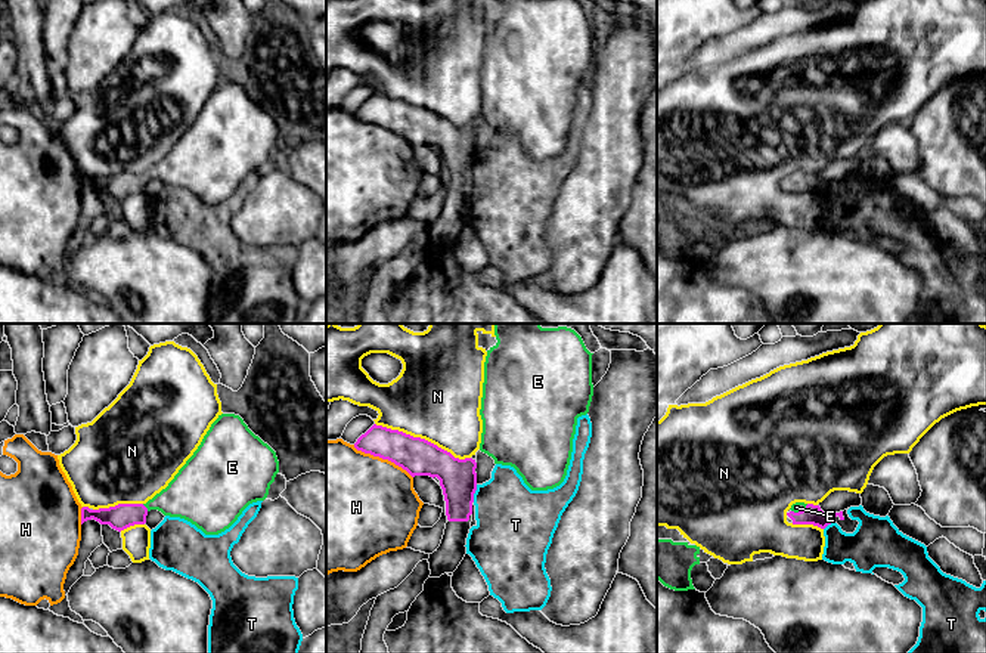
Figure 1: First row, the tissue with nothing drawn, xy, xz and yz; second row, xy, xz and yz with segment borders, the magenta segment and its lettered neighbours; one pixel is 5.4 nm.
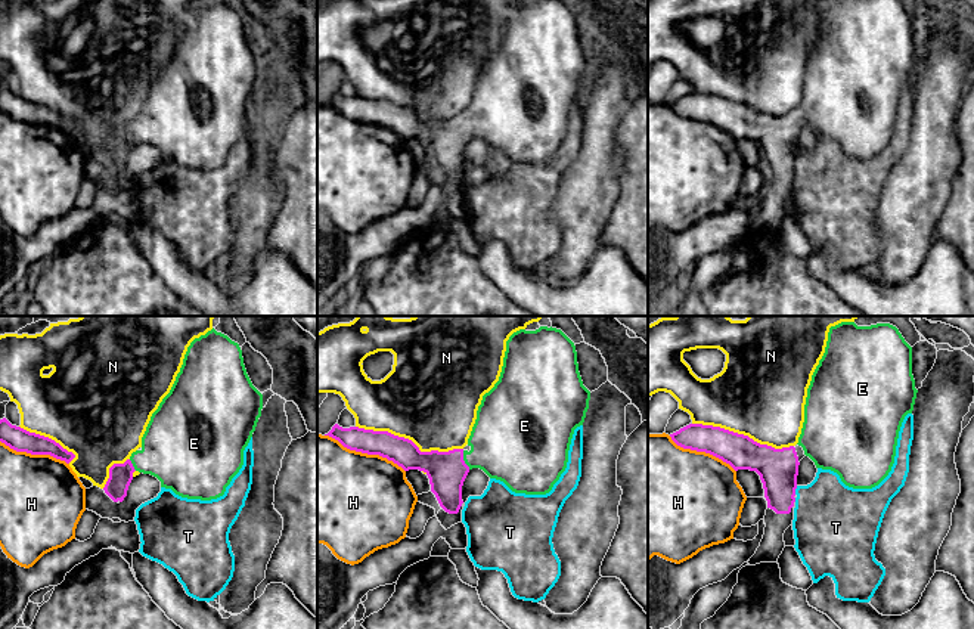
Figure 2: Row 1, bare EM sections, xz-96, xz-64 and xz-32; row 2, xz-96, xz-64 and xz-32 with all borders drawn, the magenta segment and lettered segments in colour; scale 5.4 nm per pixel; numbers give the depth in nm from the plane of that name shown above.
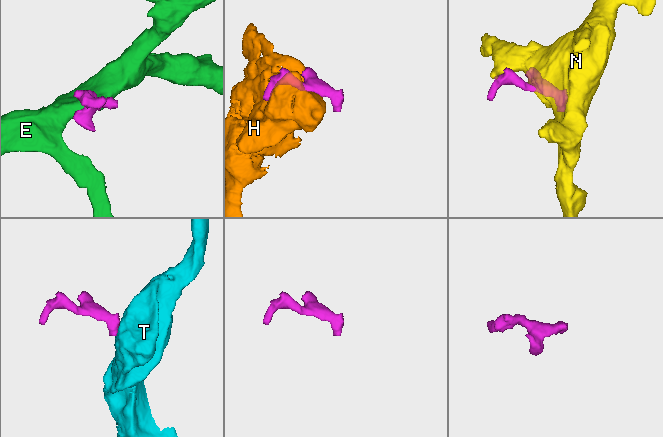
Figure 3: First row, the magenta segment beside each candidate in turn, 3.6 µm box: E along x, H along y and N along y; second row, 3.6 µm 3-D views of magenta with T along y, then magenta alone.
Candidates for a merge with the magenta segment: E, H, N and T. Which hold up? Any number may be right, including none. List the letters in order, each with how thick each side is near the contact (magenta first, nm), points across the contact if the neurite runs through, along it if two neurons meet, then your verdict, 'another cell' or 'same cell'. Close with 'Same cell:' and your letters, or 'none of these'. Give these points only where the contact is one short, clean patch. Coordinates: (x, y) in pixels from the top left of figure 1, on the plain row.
E: calibres 140 and 260 nm; way xy (121, 185), (135, 183), (145, 176), (189, 164); same cell
H: calibres 200 and 500 nm; another cell
N: calibres 200 and 480 nm; another cell
T: calibres 200 and 380 nm; border xz (477, 154), (473, 170); another cell
Same cell: E

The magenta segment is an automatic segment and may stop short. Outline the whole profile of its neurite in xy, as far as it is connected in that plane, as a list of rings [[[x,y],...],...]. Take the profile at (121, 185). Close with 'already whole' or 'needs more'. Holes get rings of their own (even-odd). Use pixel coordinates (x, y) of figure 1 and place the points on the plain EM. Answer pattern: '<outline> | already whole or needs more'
[[[221,83],[165,158],[146,173],[81,177],[81,194],[96,189],[121,201],[145,194],[151,179],[180,186],[205,204],[229,198],[252,171],[264,170],[279,142],[276,121],[235,83]]] | needs more

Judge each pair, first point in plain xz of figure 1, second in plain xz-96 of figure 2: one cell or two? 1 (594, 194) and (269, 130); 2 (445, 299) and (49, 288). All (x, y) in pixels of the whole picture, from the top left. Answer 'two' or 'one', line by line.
1: one
2: one

